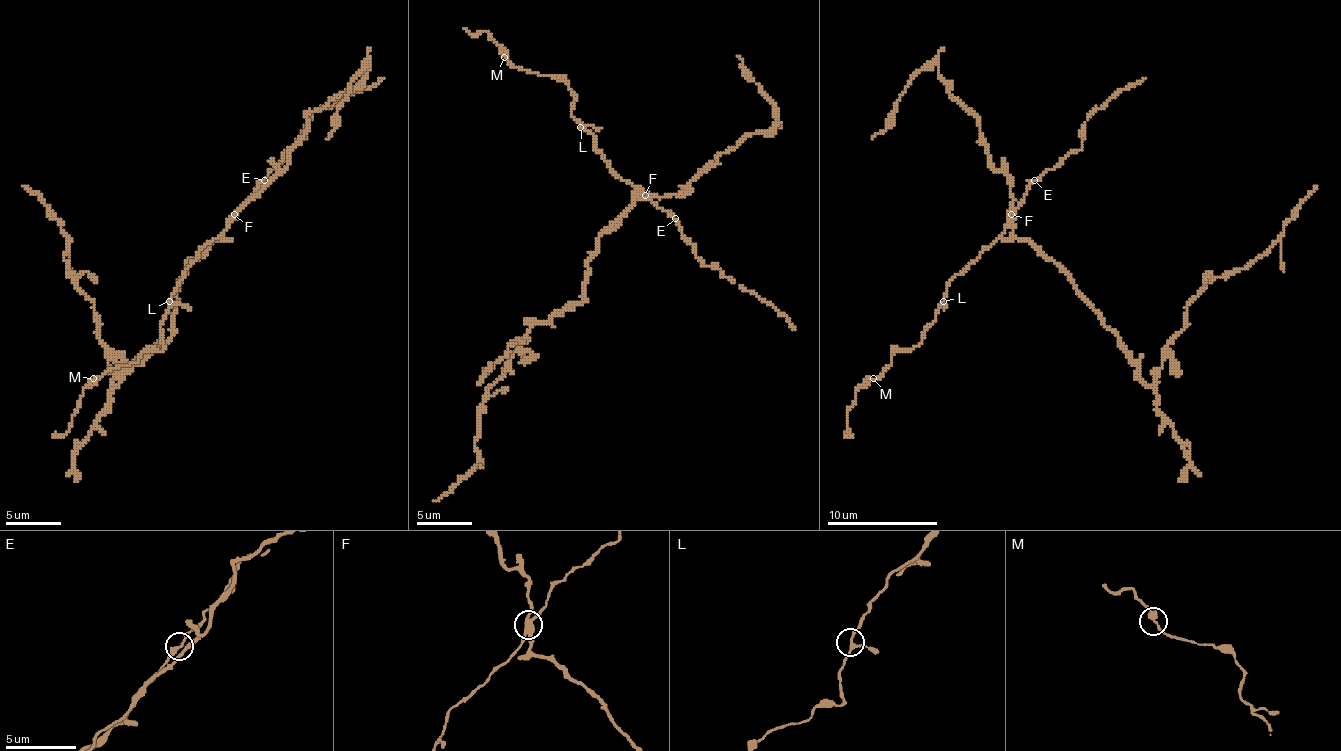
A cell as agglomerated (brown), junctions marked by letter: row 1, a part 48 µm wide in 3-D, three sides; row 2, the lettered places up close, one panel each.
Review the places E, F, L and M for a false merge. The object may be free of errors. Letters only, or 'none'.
F

